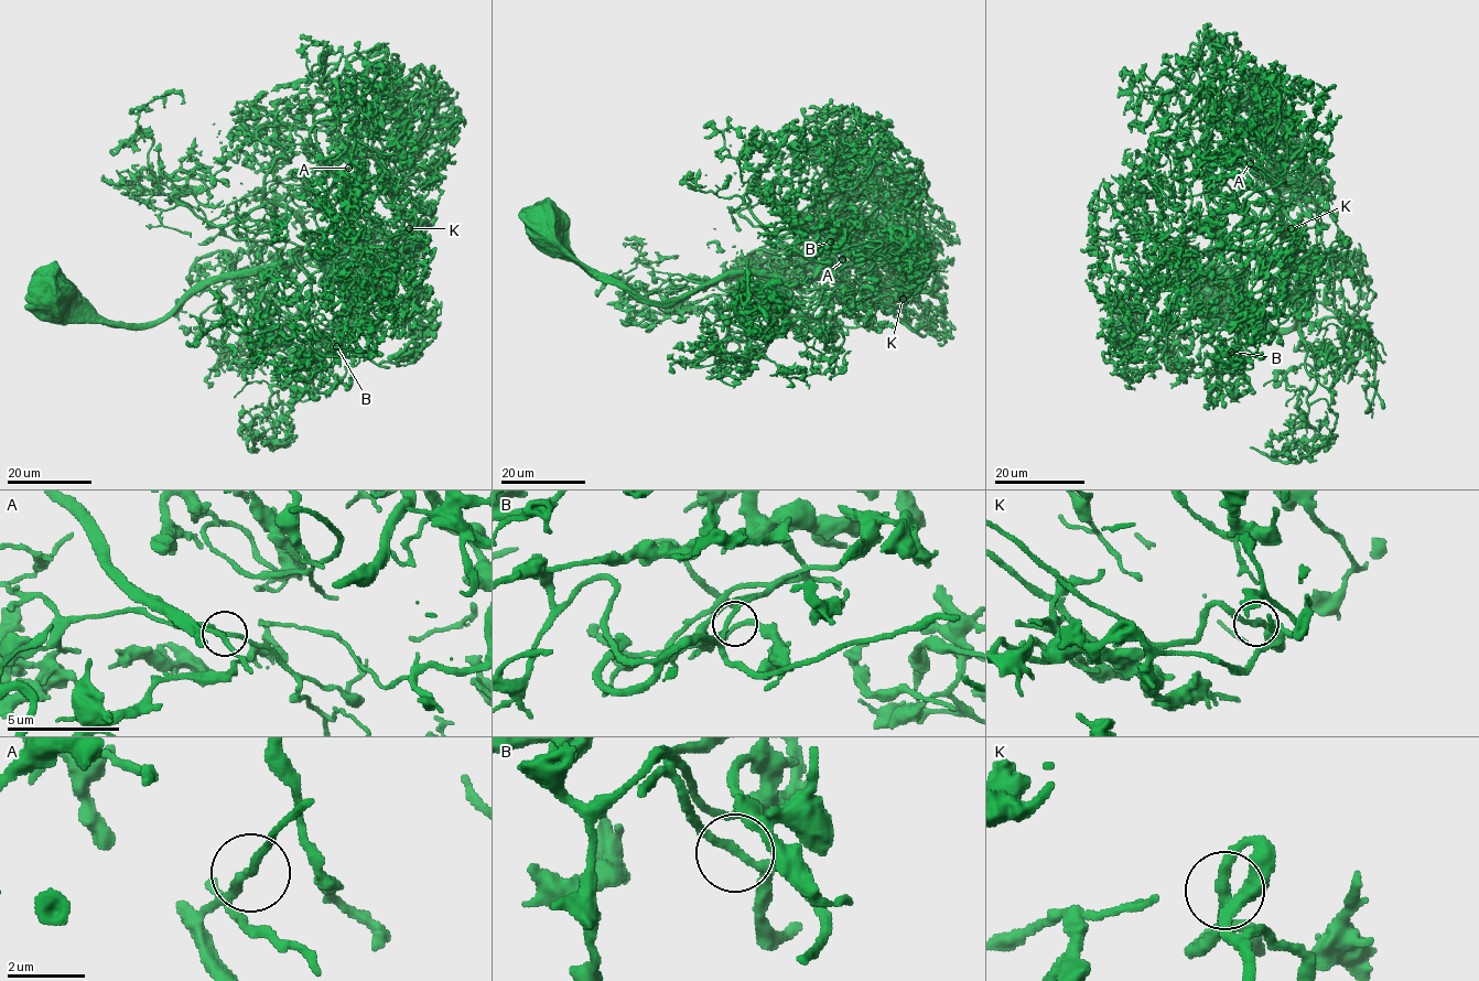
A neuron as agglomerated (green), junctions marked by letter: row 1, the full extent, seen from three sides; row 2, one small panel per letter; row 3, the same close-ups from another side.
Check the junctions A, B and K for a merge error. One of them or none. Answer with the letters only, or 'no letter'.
K

